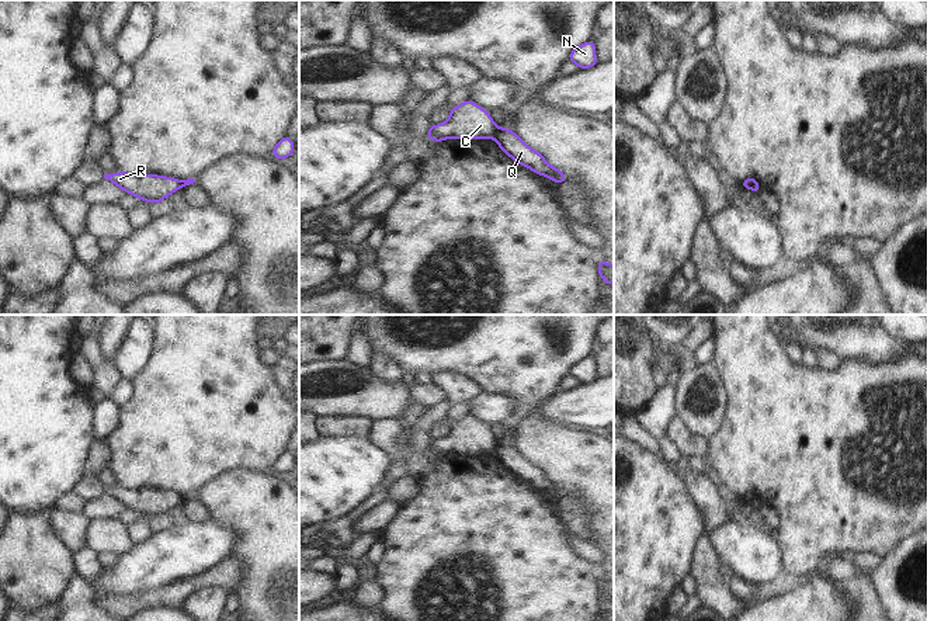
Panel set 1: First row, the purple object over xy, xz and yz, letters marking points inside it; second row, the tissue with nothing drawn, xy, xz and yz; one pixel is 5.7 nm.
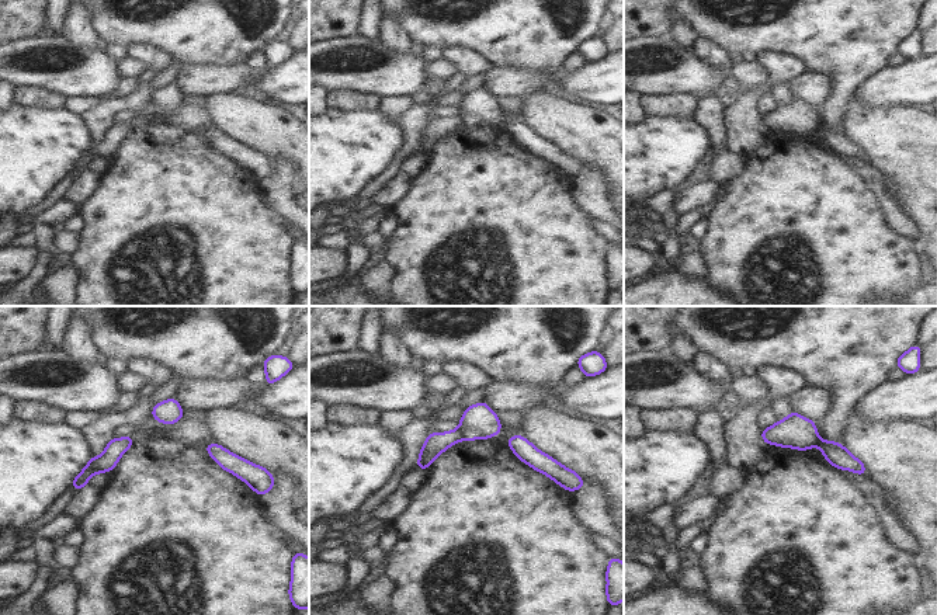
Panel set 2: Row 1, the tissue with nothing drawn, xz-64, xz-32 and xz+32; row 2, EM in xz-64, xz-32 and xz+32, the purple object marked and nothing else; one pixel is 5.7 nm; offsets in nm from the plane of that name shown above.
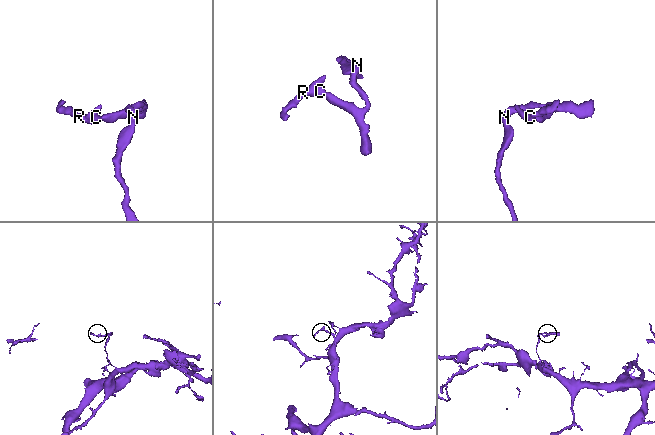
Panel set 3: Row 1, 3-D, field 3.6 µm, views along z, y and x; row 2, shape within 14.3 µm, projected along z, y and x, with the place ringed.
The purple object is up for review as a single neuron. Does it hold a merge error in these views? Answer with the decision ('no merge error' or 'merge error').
merge error

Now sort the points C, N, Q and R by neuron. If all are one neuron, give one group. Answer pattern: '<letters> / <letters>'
C R / N Q

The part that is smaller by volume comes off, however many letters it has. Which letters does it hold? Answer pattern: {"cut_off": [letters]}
{"cut_off": ["C", "R"]}

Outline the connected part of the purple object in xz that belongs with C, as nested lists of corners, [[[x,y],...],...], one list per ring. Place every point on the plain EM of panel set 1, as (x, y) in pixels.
[[[471,414],[451,423],[449,427],[451,430],[445,437],[430,441],[427,447],[430,455],[441,457],[448,452],[480,454],[493,452],[497,448],[499,441],[489,427]]]

